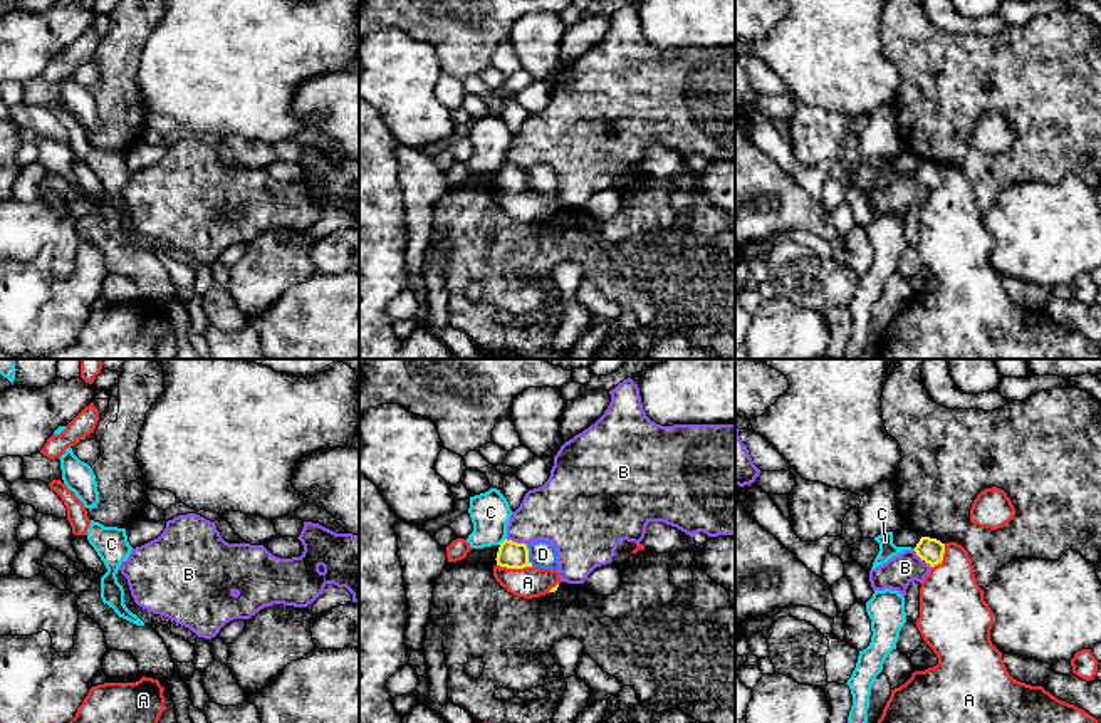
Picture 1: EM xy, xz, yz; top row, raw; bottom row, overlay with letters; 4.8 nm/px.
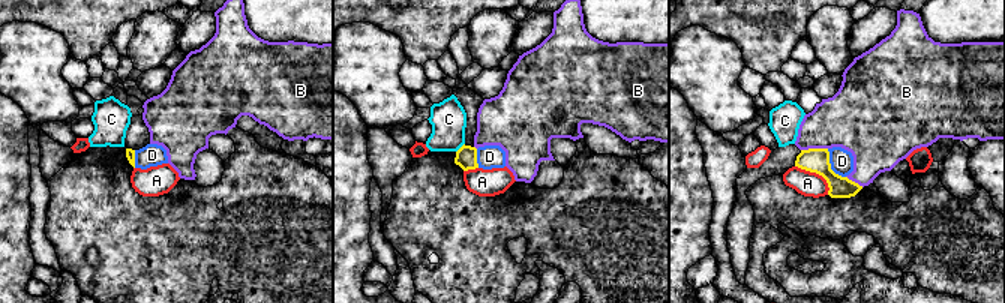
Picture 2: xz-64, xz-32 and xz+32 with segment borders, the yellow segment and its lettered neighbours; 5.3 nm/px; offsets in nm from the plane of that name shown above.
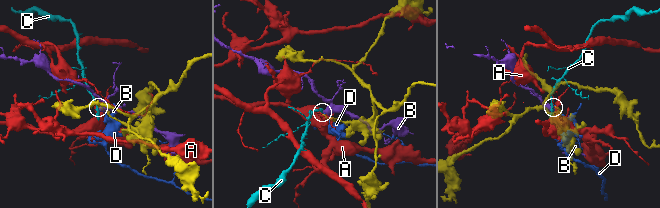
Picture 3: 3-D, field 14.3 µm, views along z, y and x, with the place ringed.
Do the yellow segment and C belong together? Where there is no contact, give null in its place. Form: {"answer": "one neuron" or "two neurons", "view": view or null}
{"answer": "two neurons", "view": "xz"}

